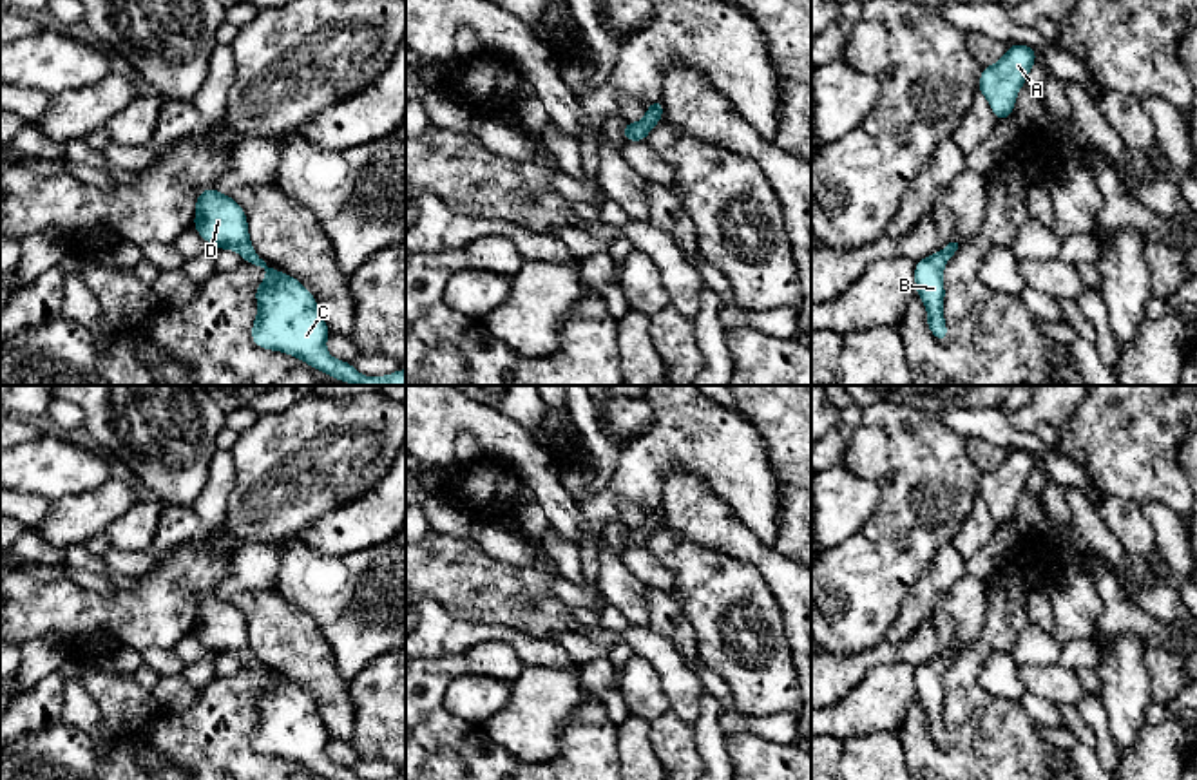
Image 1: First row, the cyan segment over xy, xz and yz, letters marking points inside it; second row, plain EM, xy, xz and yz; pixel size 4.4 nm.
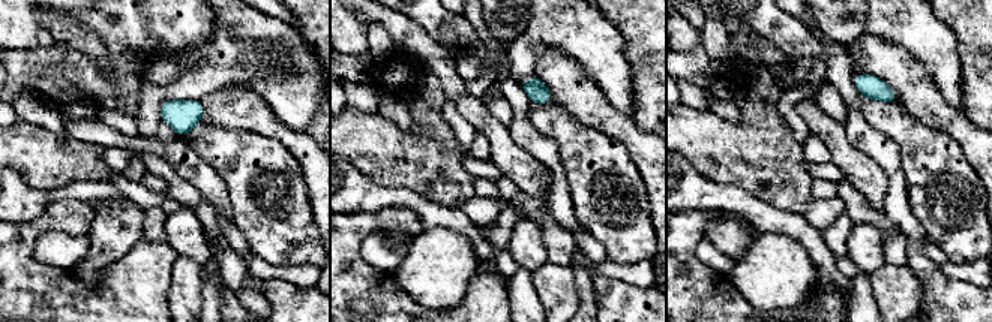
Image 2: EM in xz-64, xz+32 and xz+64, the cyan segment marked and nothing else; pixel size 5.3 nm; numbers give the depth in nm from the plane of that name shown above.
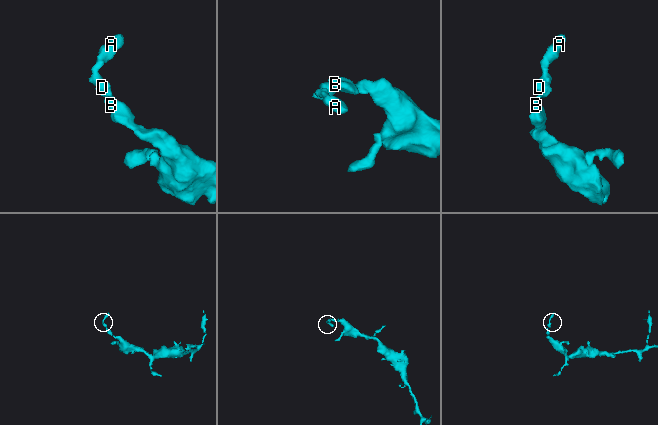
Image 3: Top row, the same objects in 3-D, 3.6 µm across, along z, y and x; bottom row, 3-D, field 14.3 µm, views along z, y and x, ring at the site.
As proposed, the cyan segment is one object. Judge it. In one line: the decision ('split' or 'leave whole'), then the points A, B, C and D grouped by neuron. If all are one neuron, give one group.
leave whole | A B C D

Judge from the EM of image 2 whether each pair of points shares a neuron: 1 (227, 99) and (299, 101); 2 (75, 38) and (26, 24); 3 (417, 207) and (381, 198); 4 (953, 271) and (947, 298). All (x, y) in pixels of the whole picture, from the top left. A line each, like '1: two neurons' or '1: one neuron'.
1: two neurons
2: one neuron
3: one neuron
4: two neurons

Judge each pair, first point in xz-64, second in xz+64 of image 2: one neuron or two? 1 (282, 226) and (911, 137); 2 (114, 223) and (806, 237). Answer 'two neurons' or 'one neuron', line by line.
1: one neuron
2: two neurons

